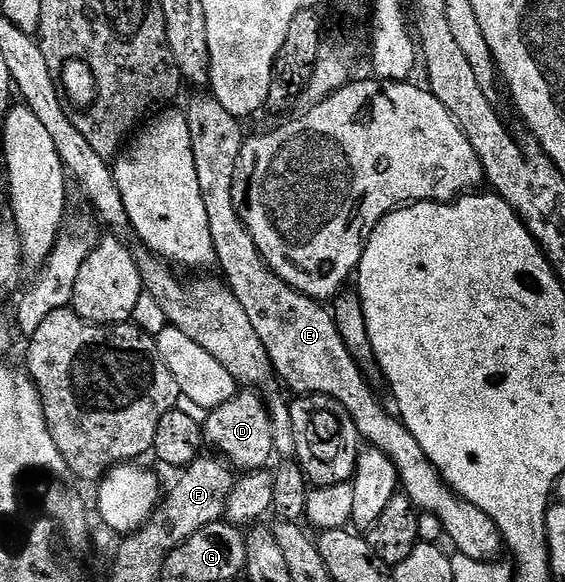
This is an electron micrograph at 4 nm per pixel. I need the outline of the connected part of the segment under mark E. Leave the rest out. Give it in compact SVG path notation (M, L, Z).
M214 96L207 98L195 98L191 102L191 107L186 107L185 113L189 124L189 136L193 144L193 164L197 168L197 184L201 186L201 196L205 204L205 212L209 218L209 236L213 240L213 248L219 261L218 269L223 270L222 277L225 285L230 290L235 302L241 304L245 310L245 316L249 318L249 324L253 332L257 332L257 340L265 344L265 352L271 361L272 371L291 390L296 390L296 395L320 394L326 398L331 398L341 408L347 410L347 415L355 422L355 427L360 439L368 447L375 447L392 461L396 466L396 476L398 485L402 493L406 494L411 505L416 511L424 514L432 514L436 517L438 526L443 530L446 541L451 541L455 545L454 549L460 554L469 556L469 560L478 562L490 562L500 557L499 550L504 549L503 538L499 534L497 524L481 508L469 504L464 498L458 496L450 490L440 478L438 472L433 468L433 464L421 452L421 444L413 440L413 436L403 427L403 423L390 409L379 403L370 386L363 380L364 371L360 369L358 363L347 349L339 335L338 328L332 315L326 310L323 311L318 301L301 292L297 292L292 286L287 286L277 277L255 250L255 245L251 242L251 237L247 234L243 222L239 219L239 213L235 211L235 168L239 165L239 155L242 153L245 141L245 133L241 127L240 119L234 118Z

